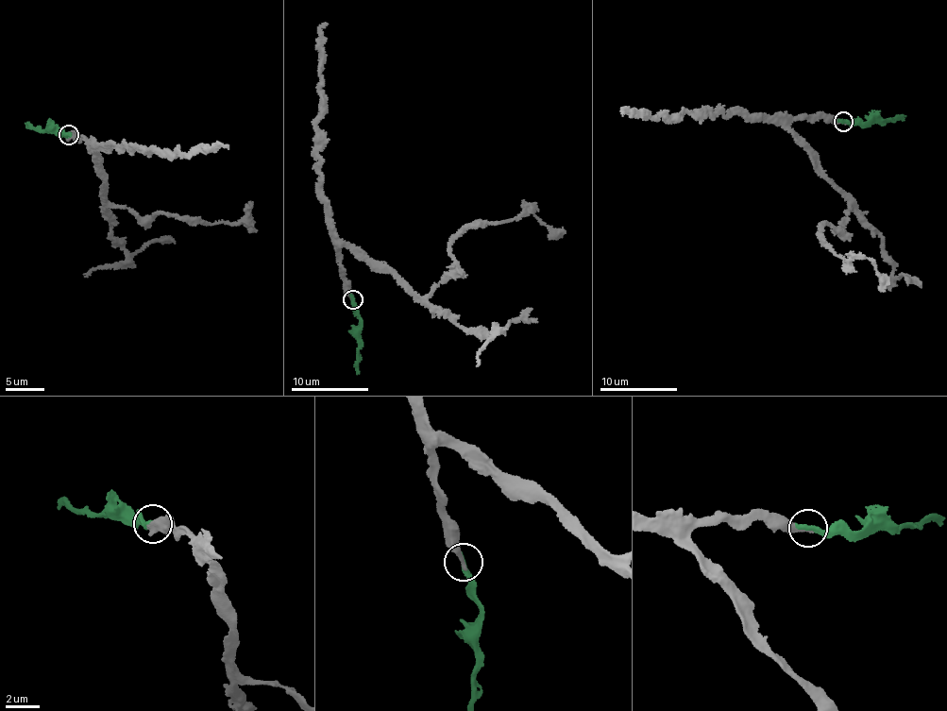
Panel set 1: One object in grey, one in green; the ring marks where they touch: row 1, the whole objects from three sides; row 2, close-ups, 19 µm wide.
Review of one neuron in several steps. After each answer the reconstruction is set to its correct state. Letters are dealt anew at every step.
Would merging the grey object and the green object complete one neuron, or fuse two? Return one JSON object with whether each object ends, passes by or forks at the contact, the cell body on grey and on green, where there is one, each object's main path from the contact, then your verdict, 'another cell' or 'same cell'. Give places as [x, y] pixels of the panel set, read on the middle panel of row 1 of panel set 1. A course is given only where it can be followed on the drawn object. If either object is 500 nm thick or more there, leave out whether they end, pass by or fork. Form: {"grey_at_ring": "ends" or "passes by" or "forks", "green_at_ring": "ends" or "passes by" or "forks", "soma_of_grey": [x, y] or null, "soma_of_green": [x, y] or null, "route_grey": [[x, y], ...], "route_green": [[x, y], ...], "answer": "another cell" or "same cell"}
{"grey_at_ring": "ends", "green_at_ring": "ends", "soma_of_grey": null, "soma_of_green": null, "route_grey": [[354, 300], [341, 268], [344, 245], [423, 296], [449, 270], [450, 245], [470, 228], [528, 208], [566, 233]], "route_green": [[353, 299], [360, 320], [357, 374]], "answer": "same cell"}

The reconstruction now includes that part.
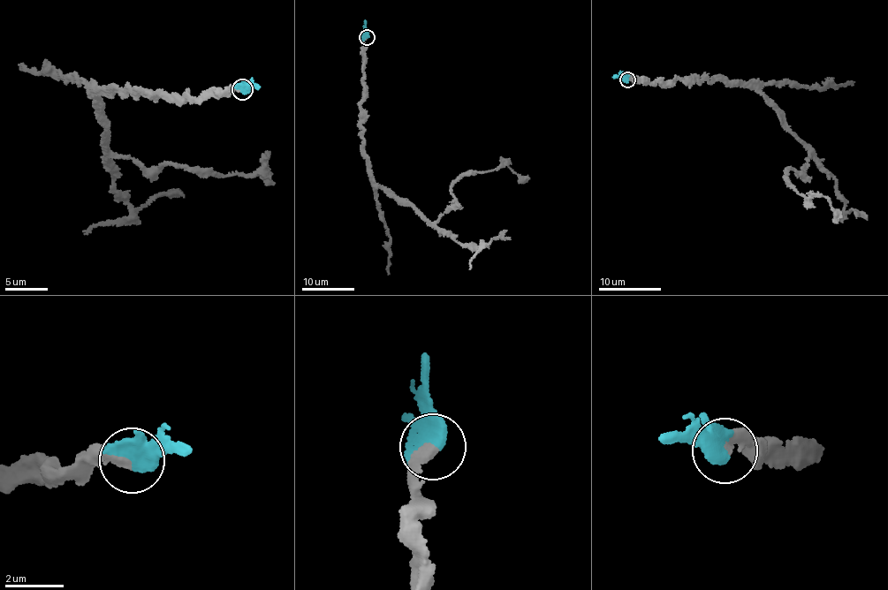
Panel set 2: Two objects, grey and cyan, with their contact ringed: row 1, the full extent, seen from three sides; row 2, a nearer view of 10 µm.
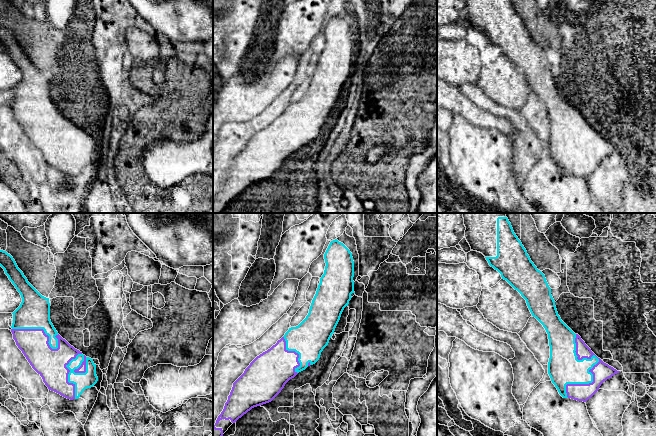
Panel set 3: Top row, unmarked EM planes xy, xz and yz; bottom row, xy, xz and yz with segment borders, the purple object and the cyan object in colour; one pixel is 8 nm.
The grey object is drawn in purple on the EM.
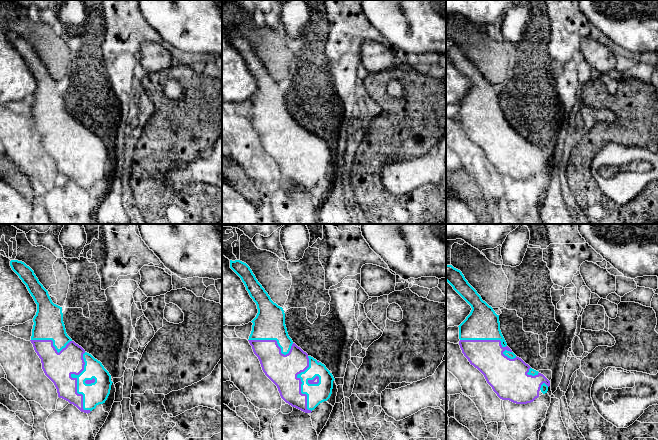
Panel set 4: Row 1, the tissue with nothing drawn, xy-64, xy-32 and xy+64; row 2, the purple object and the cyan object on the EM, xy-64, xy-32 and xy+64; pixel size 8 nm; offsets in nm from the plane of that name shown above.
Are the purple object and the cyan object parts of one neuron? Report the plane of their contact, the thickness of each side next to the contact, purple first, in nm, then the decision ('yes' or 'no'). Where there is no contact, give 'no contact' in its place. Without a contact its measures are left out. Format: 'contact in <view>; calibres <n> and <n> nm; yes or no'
contact in yz; calibres 150 and 260 nm; yes

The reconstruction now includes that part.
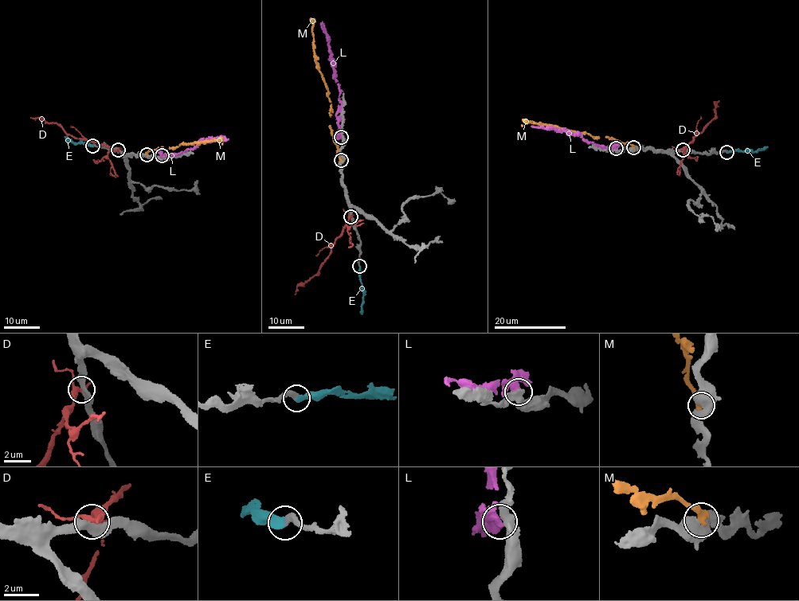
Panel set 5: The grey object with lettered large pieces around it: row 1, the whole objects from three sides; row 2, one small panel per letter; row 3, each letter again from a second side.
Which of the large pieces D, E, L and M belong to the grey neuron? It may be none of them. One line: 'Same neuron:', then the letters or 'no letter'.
Same neuron: E

